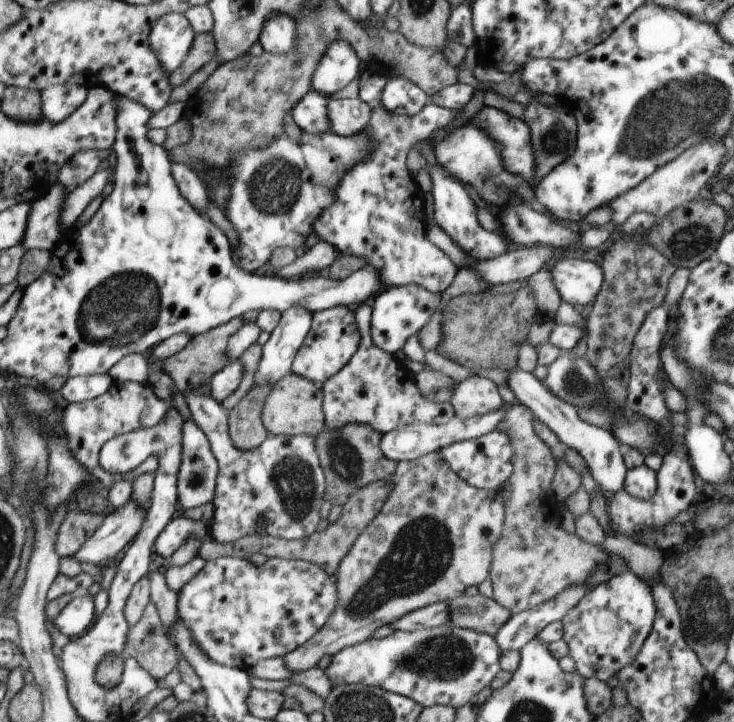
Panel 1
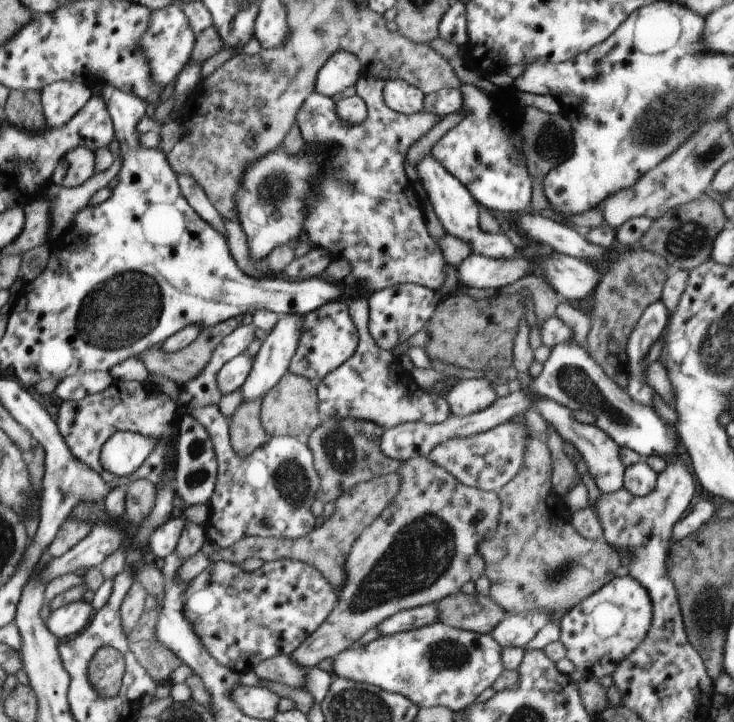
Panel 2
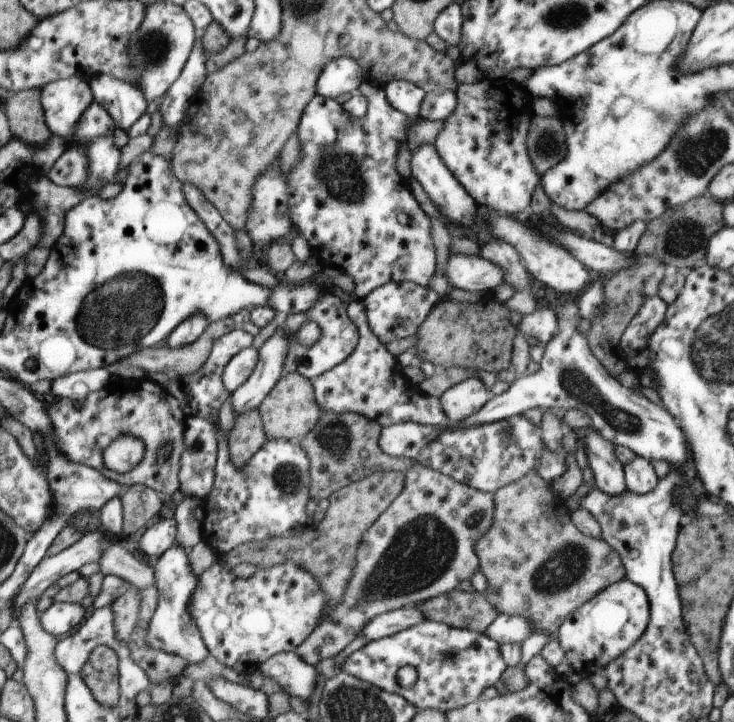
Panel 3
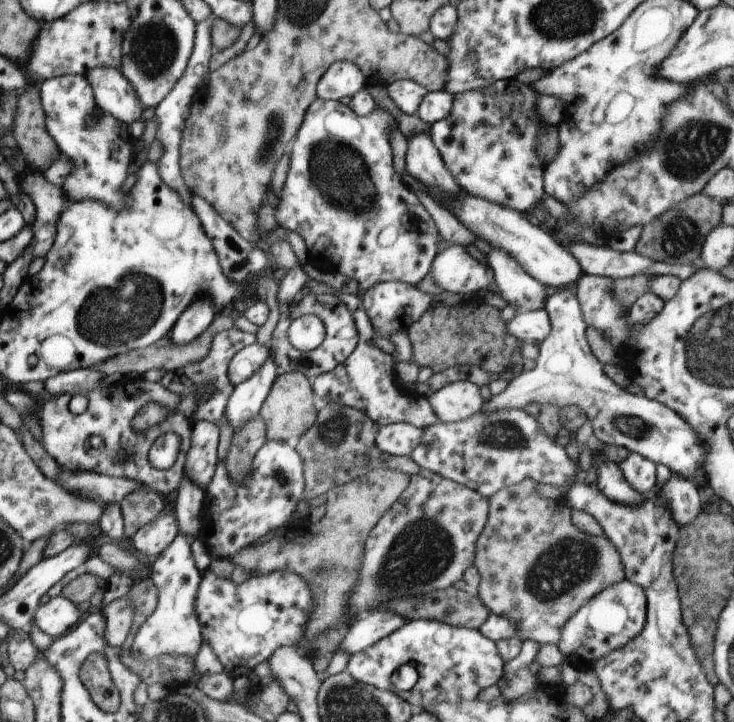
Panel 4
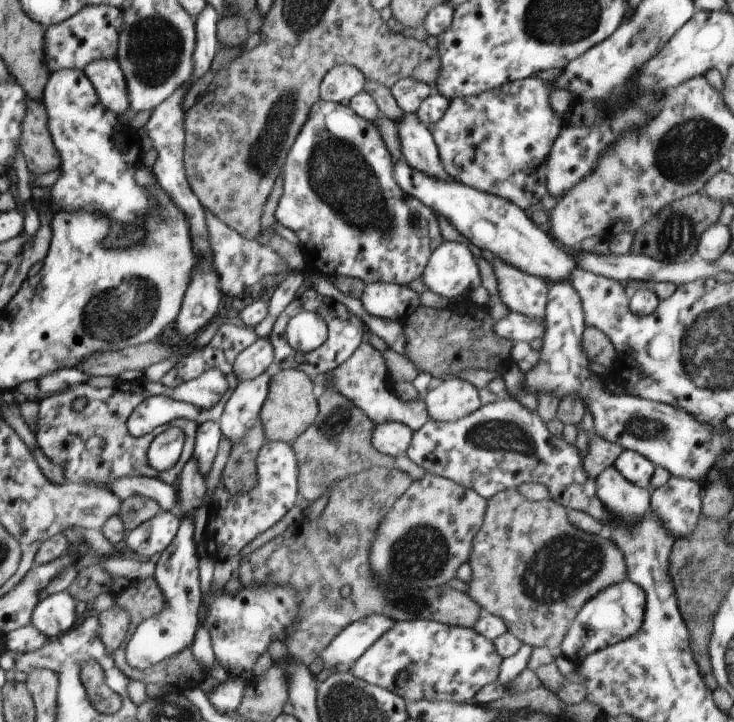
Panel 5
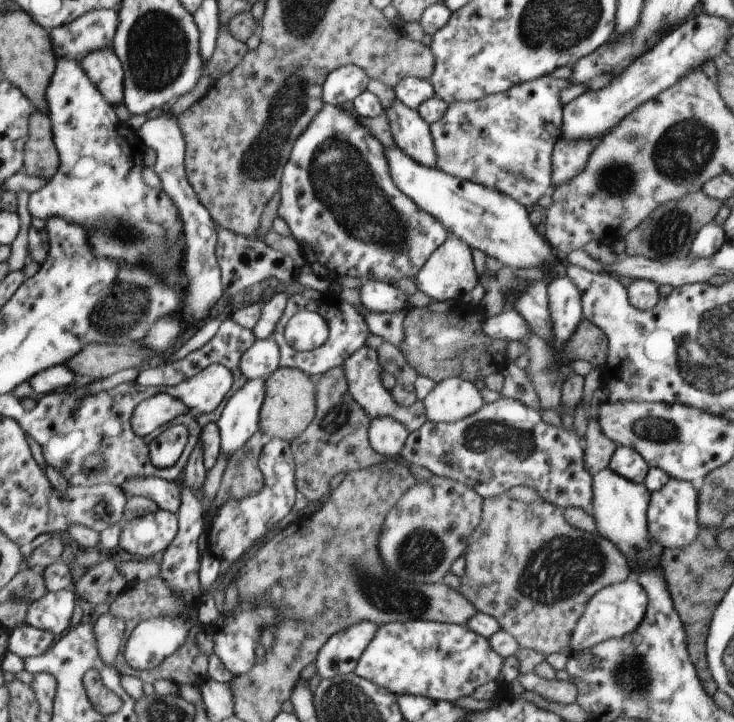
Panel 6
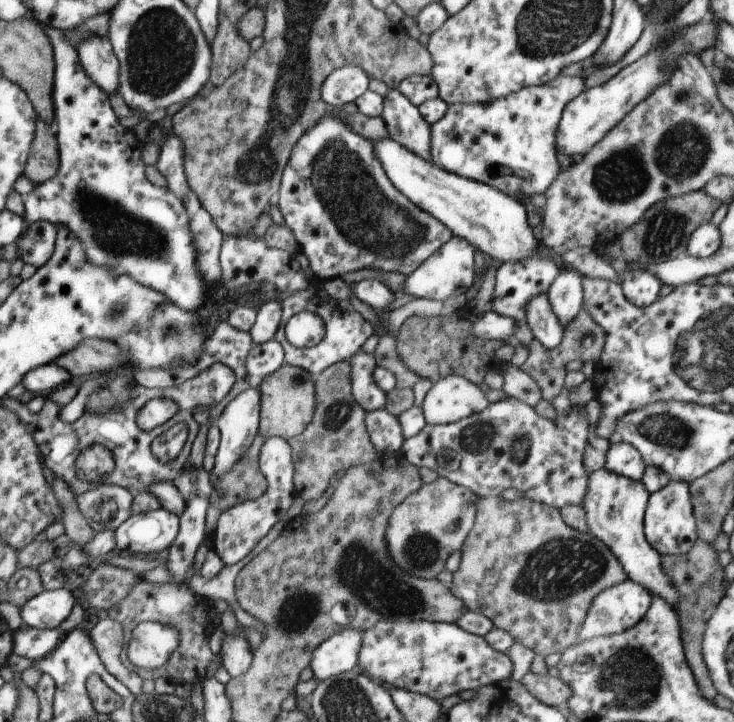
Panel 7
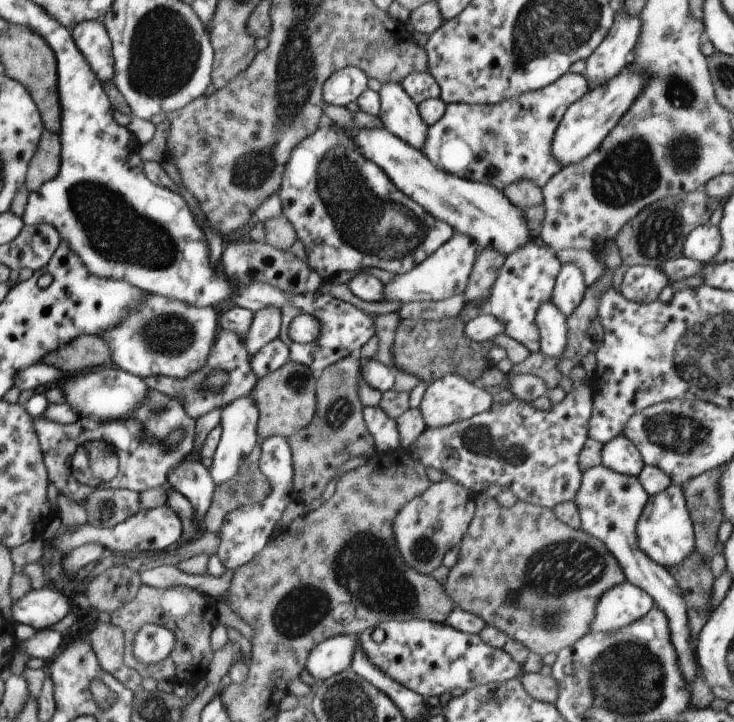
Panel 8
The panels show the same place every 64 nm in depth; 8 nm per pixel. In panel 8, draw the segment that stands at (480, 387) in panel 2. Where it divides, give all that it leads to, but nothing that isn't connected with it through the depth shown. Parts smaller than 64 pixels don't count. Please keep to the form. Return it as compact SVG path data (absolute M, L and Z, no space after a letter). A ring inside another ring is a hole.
M448 373L428 384L418 409L424 417L425 425L434 428L472 418L475 414L488 410L493 404L491 394L476 386L472 380L462 375Z

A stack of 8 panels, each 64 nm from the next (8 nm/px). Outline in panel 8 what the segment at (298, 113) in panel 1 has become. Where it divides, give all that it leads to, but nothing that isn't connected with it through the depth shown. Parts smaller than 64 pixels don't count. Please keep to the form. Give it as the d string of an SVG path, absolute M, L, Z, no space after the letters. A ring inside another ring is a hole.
M334 124L318 127L292 149L285 164L279 196L283 215L292 223L304 244L307 263L327 281L340 272L360 271L366 267L382 268L396 275L404 274L434 254L455 233L449 224L434 218L398 190L388 175L364 156L354 137L334 127Z

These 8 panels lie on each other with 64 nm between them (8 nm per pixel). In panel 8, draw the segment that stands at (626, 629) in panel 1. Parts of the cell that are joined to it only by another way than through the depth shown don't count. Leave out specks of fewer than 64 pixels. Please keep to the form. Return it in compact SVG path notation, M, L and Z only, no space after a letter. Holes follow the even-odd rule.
M626 580L602 593L589 630L613 633L646 616L654 605L653 598L643 588Z

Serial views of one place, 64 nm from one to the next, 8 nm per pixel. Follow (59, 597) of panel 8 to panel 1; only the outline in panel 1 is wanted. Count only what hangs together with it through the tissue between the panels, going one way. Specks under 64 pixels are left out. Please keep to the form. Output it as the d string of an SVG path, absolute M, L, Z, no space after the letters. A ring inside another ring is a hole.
M88 592L77 593L53 620L57 631L71 638L84 634L94 624L94 596Z

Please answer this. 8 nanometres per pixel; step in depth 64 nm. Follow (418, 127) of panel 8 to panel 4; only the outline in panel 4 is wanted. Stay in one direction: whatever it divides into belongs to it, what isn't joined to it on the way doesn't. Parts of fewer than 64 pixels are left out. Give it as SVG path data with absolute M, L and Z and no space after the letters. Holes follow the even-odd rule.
M417 134L408 142L405 158L408 174L421 182L432 195L437 195L438 199L458 195L462 188L446 168L430 135Z

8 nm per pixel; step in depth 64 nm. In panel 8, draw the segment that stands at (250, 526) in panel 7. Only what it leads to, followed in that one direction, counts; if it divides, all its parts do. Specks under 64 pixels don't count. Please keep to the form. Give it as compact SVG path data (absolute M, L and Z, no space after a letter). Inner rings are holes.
M276 435L261 441L259 467L268 479L271 492L268 493L258 506L242 505L232 509L223 518L219 536L220 545L216 554L227 569L237 569L252 560L267 544L273 531L277 528L282 512L296 496L293 494L293 458L286 437Z

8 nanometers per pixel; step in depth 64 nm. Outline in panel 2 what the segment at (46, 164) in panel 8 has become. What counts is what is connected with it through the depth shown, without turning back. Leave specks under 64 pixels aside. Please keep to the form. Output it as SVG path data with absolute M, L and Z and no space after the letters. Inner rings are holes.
M10 89L4 107L7 121L21 129L41 131L48 124L41 103L41 91Z

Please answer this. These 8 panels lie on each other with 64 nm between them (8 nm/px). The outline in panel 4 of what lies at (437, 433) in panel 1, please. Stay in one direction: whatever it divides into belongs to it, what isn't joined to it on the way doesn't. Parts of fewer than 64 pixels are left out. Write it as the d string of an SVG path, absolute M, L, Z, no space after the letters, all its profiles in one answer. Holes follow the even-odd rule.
M558 289L556 294L548 298L544 307L551 320L551 331L539 344L539 355L535 360L534 368L525 369L519 376L516 374L502 393L492 395L489 400L484 402L479 412L484 415L494 411L525 409L529 404L552 405L560 410L574 405L586 413L593 433L604 445L623 446L632 453L638 453L651 460L655 465L662 463L664 466L668 466L673 473L684 479L689 476L695 477L696 470L705 463L705 443L698 438L694 427L687 424L685 419L671 408L654 399L649 399L646 395L640 396L625 391L625 388L620 387L602 371L604 364L592 352L587 341L587 324L583 319L581 306L573 289ZM390 423L379 428L375 443L383 453L411 456L419 442L422 442L424 433L422 427L414 426L412 423Z

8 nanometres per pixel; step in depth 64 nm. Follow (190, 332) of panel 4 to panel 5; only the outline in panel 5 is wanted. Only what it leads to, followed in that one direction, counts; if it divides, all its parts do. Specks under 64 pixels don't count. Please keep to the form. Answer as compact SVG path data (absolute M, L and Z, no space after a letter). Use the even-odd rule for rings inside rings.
M206 4L206 8L195 18L196 28L196 48L194 49L194 78L190 78L190 82L186 82L186 86L182 86L180 90L174 90L174 94L170 98L166 98L162 104L152 111L150 120L144 126L148 138L152 142L152 146L158 152L158 159L153 167L153 174L162 190L170 196L170 200L182 210L184 218L188 218L188 226L190 226L190 240L194 246L196 256L200 254L200 264L198 270L192 272L194 276L190 278L188 290L186 290L185 298L182 300L182 307L178 317L176 318L176 330L180 338L190 338L194 334L201 333L202 330L209 325L217 317L218 306L222 300L222 292L220 292L220 284L218 284L218 274L214 270L214 254L212 244L210 244L210 236L208 236L208 220L206 220L206 210L192 192L186 179L184 167L184 96L188 94L188 90L192 86L194 80L202 78L208 70L211 70L214 56L218 54L218 22L221 15L216 12L216 8L212 4Z

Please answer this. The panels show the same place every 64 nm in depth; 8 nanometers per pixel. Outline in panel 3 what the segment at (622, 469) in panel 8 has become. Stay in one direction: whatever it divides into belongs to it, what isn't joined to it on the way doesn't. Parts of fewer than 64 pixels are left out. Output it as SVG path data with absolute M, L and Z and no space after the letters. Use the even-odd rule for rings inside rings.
M642 457L623 465L627 490L637 495L645 495L656 488L659 478L653 464Z

